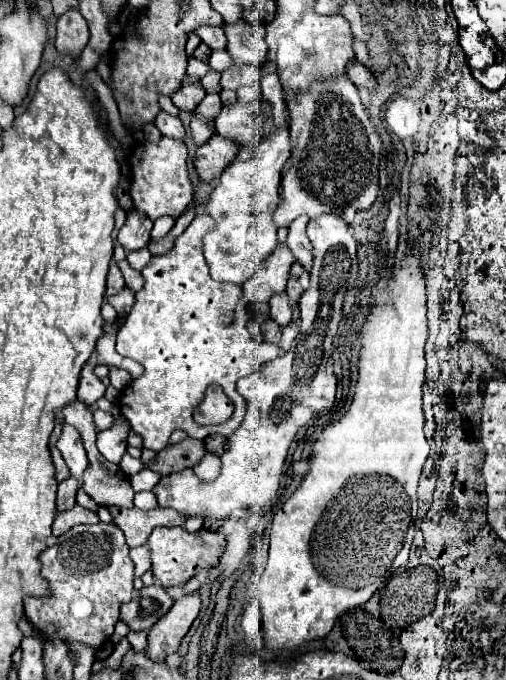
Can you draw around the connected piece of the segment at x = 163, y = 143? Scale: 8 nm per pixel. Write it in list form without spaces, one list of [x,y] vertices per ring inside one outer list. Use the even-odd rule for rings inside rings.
[[[161,137],[157,143],[143,143],[131,151],[131,199],[135,209],[143,211],[151,221],[161,215],[179,217],[193,201],[193,187],[187,173],[187,147],[185,143]]]

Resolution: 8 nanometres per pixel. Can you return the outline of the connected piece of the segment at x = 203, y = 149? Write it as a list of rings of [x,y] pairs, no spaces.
[[[215,133],[205,145],[201,145],[195,153],[195,169],[201,181],[209,183],[211,179],[219,177],[219,173],[223,173],[223,169],[235,159],[239,151],[239,143],[227,137],[219,137],[219,133]]]

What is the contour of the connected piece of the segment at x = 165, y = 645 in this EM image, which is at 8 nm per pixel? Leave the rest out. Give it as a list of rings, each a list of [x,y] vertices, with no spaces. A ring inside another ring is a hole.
[[[199,593],[183,595],[179,601],[175,601],[175,605],[169,609],[169,613],[163,615],[149,629],[145,655],[151,661],[163,663],[167,655],[175,653],[179,649],[181,639],[187,635],[191,623],[195,621],[199,609],[201,609]]]

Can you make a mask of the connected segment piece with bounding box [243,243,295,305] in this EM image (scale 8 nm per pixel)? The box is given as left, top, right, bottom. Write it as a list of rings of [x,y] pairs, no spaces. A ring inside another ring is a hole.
[[[279,243],[277,249],[267,257],[267,261],[263,261],[253,273],[253,277],[243,285],[243,301],[247,305],[253,305],[269,301],[273,293],[283,291],[293,263],[293,253],[287,249],[285,243]]]

